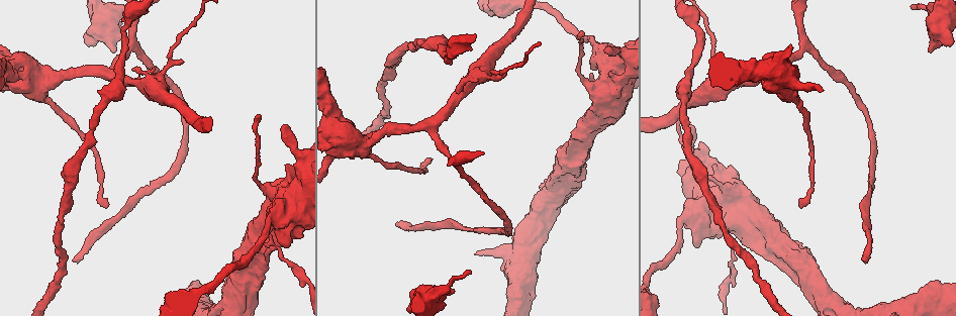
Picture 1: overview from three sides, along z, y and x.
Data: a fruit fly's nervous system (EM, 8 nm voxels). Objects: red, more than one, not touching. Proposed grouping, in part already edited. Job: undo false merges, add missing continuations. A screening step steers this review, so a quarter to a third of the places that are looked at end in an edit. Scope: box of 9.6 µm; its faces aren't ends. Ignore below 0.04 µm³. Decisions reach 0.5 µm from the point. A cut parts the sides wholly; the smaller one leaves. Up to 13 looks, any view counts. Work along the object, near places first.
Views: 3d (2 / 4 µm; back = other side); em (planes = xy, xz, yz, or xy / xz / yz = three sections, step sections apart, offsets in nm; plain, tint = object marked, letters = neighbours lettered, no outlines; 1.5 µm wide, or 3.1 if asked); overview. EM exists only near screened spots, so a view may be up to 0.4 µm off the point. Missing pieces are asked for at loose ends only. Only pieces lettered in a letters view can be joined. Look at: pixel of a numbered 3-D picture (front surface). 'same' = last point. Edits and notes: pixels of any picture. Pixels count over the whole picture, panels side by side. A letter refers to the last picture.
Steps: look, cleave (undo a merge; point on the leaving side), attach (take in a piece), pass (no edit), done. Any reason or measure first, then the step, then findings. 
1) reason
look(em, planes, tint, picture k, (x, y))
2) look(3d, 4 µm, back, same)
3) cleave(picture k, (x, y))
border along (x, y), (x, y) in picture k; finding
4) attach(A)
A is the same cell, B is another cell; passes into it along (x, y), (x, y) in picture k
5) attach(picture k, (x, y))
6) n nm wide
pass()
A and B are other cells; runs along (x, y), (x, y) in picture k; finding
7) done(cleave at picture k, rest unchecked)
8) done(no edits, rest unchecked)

end of a long branch
look(3d, 4 µm, picture 1, (74, 260))

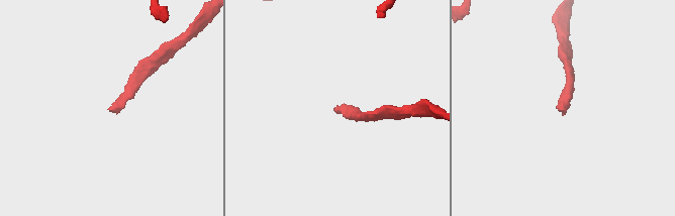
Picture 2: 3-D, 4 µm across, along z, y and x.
look(em, xy, step 8, tint, picture 2, (112, 110))

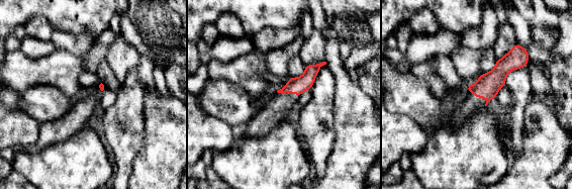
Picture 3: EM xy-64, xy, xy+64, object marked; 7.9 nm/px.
look(em, planes, letters, same)

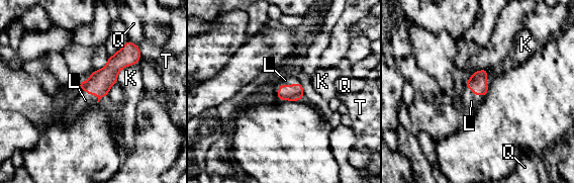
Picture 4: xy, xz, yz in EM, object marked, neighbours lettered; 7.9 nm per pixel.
attach(L)
L is the same cell, K, Q and T are other cells; passes into it along (286, 92), (284, 85), (285, 80) in picture 4; it goes on there

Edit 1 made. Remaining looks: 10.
look(overview)

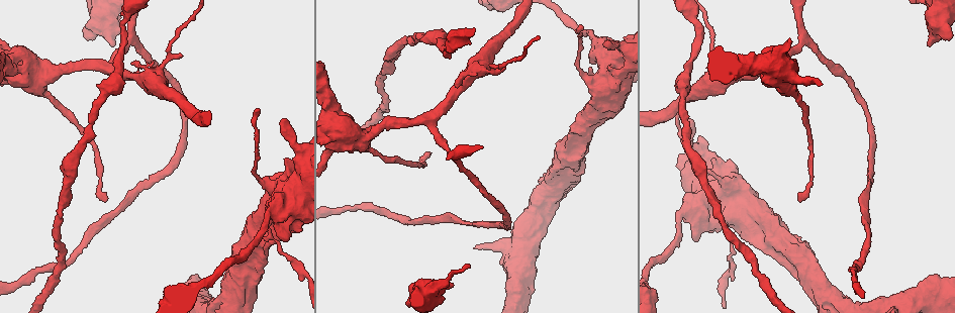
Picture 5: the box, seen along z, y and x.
stops while still wide
look(3d, 4 µm, picture 5, (451, 285))

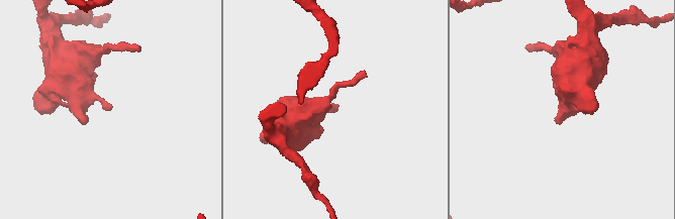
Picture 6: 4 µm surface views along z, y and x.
look(em, yz, step 4, letters, picture 6, (338, 106))

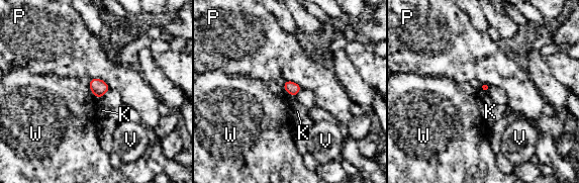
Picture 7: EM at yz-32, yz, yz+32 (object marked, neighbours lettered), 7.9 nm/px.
pass()
K, P, V and W are other cells; border along (285, 90), (294, 96) in picture 7; none of them fits

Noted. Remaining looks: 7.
look(em, xz, step 8, letters, picture 5, (428, 122))

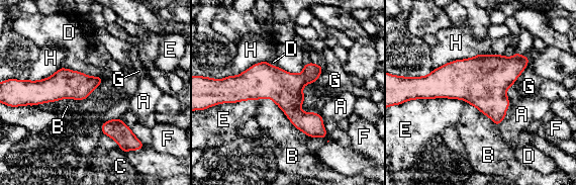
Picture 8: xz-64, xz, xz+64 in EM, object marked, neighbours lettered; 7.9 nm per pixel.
pass()
A, B, C, D, E, F, G and H are other cells; border along (411, 100), (460, 98), (468, 103) in picture 8; all the same neuron

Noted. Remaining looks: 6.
sudden change in width
look(em, xy, step 4, tint, picture 5, (268, 214))

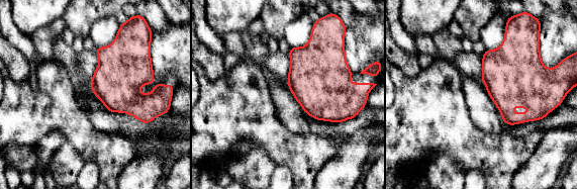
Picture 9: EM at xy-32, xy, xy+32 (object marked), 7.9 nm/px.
look(em, yz, step 4, letters, same)

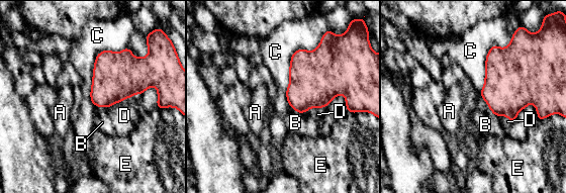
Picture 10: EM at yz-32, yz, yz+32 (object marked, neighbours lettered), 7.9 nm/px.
pass()
A, B, C, D and E are other cells; continuous, no second neuron

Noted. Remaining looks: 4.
touches itself
look(3d, 4 µm, picture 5, (742, 237))

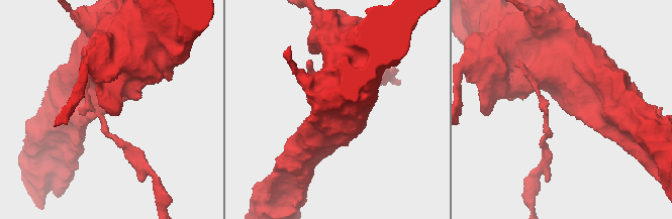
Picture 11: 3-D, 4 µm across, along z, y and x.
look(em, planes, plain, picture 11, (564, 109))

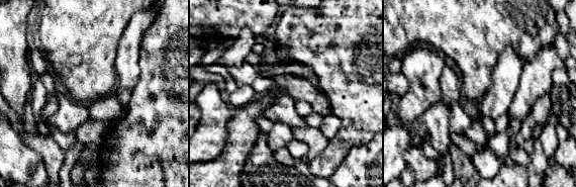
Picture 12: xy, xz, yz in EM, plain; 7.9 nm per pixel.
look(em, planes, letters, same)

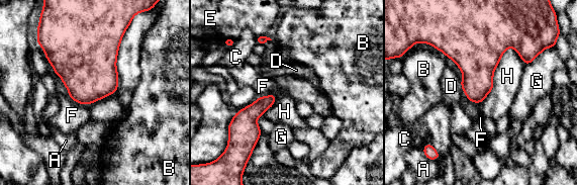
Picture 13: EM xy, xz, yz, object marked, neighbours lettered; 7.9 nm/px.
pass()
A, B, C, D, E, F, G and H are other cells; border along (460, 81), (463, 91) in picture 13; one neuron here

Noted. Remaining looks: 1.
done(attach at picture 4, rest unchecked)

